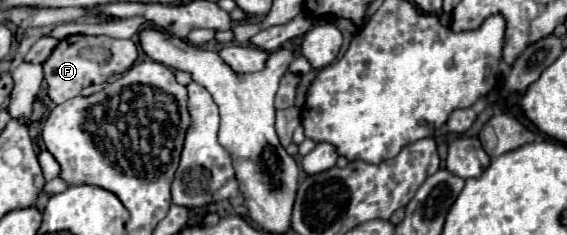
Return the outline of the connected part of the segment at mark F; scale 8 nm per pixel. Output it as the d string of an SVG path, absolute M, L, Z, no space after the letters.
M70 35L62 39L50 57L42 63L48 93L80 93L92 83L102 83L116 73L124 73L134 65L138 49L130 39L112 39L106 35Z

